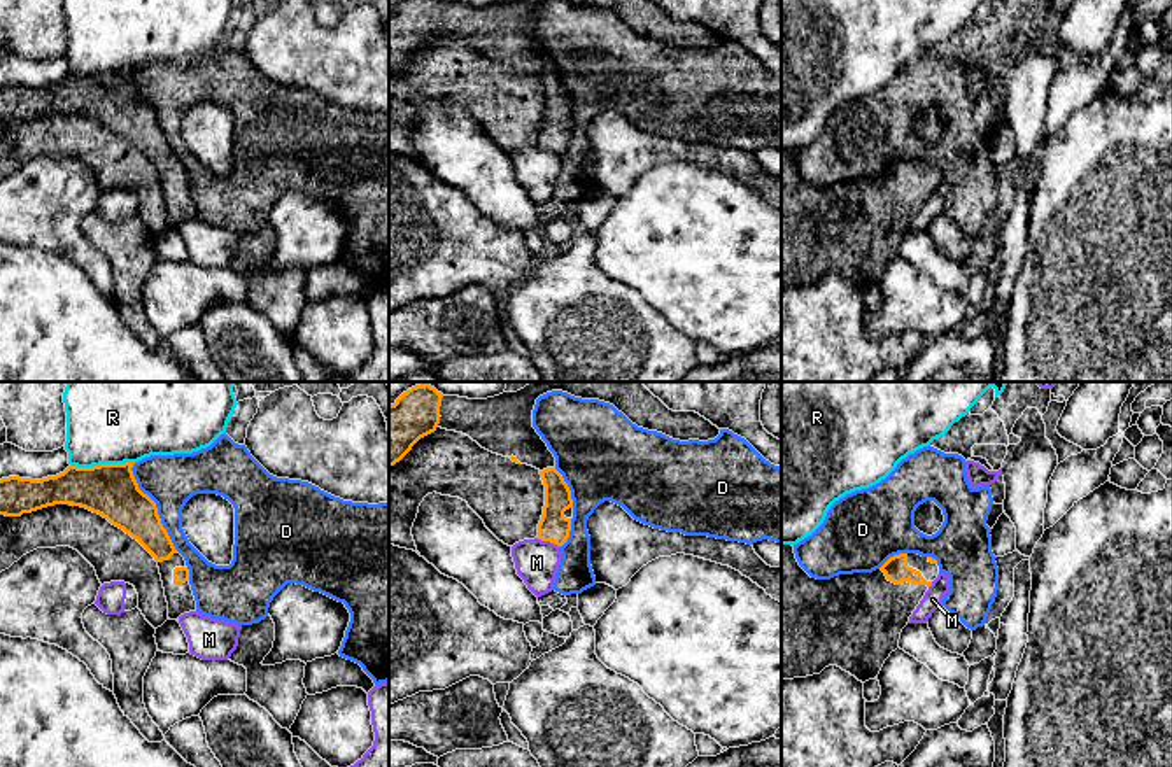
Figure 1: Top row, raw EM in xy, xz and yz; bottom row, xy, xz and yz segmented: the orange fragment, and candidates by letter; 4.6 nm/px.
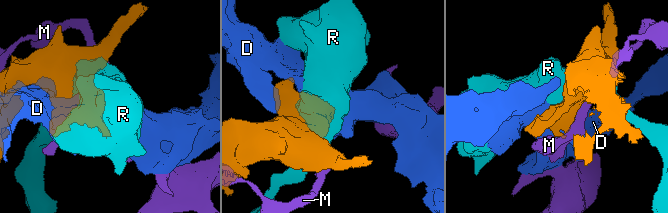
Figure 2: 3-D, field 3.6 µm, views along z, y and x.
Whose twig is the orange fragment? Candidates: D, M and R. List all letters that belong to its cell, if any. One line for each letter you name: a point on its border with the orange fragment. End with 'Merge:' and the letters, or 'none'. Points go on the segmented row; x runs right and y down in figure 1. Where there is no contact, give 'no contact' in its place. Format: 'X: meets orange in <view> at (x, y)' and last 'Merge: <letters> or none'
Merge: none

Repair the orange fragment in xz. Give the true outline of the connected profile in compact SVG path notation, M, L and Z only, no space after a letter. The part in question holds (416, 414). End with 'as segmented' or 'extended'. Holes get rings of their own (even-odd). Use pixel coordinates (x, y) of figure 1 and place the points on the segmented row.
M422 382L389 405L389 466L438 427L462 433L489 452L540 471L545 506L538 539L562 546L571 531L571 490L555 469L554 454L533 427L536 399L552 391L610 403L638 427L673 440L708 441L720 434L717 426L695 412L669 410L643 382L540 382L487 399L443 396Z; extended

